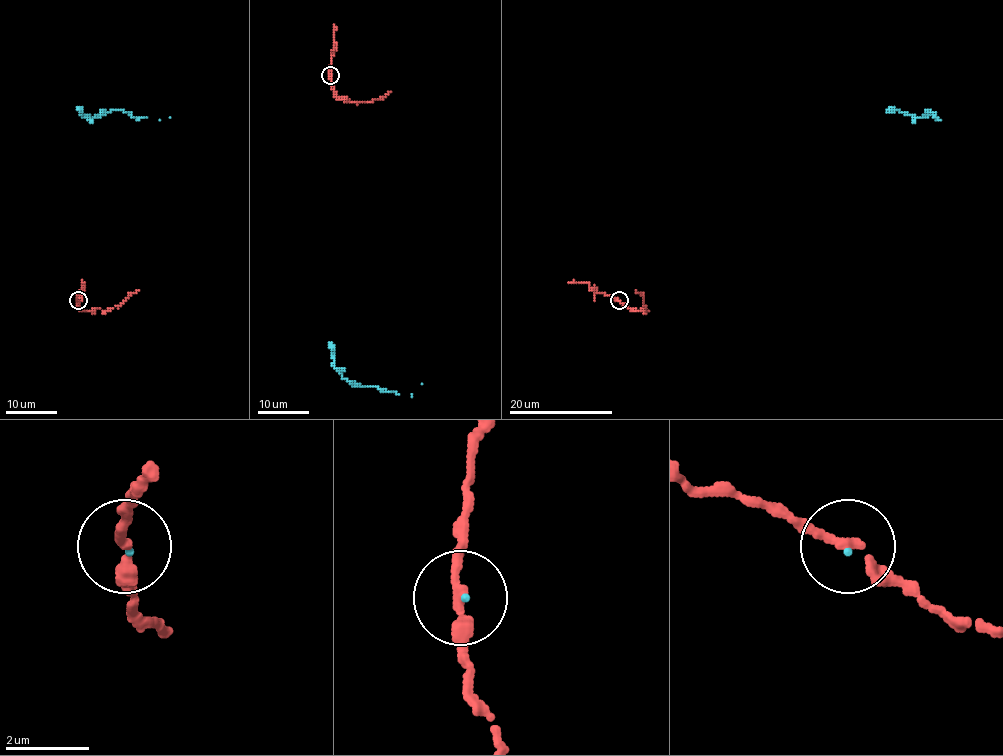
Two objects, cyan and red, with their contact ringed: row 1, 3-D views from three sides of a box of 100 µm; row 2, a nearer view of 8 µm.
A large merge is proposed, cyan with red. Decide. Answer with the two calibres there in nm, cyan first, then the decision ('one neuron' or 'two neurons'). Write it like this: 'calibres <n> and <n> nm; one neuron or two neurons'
calibres 50 and 240 nm; one neuron

